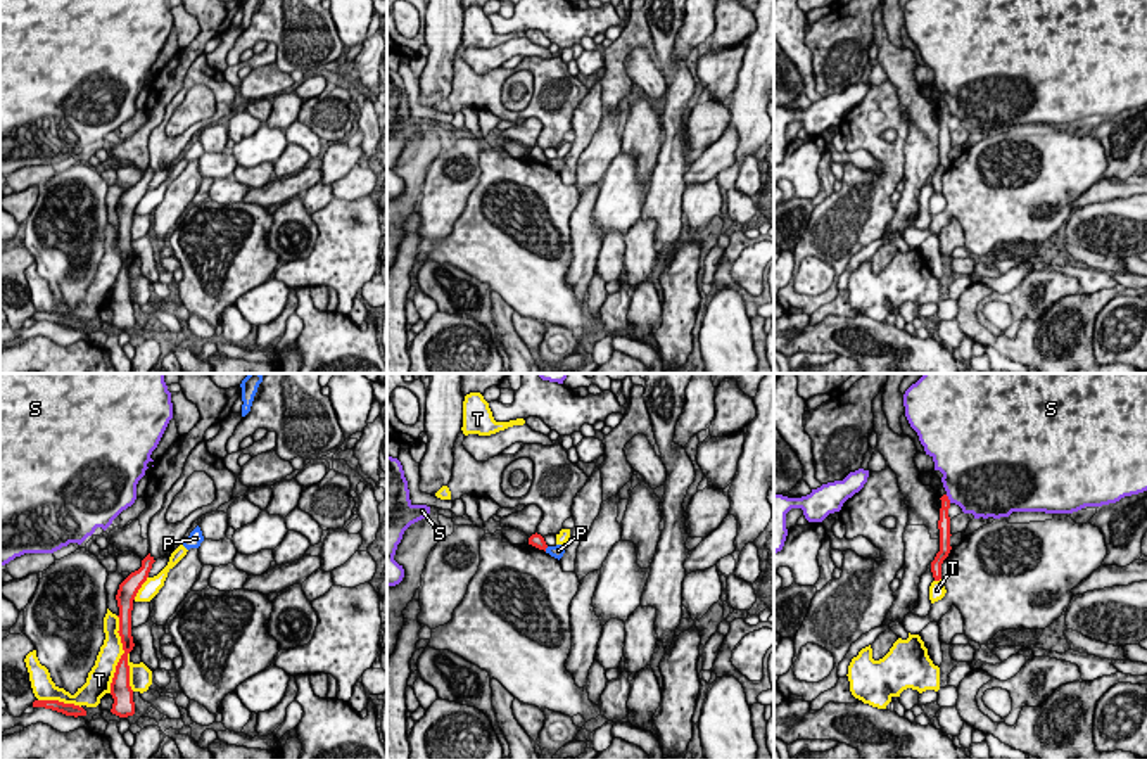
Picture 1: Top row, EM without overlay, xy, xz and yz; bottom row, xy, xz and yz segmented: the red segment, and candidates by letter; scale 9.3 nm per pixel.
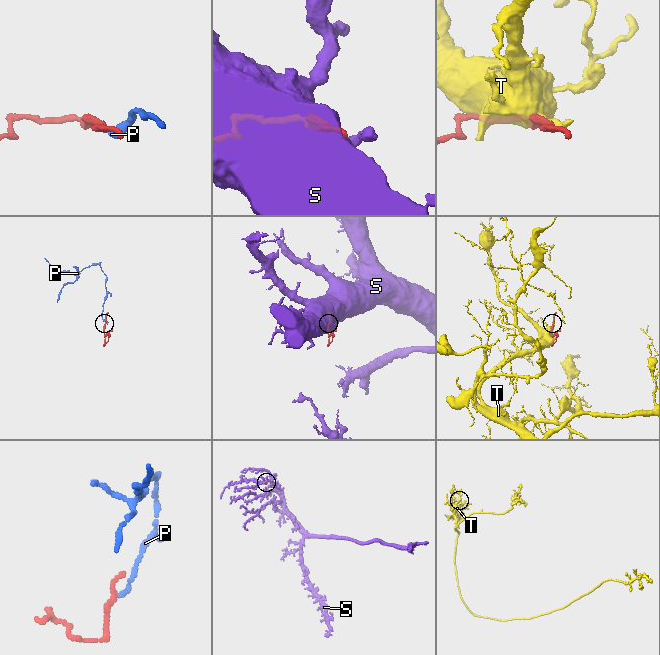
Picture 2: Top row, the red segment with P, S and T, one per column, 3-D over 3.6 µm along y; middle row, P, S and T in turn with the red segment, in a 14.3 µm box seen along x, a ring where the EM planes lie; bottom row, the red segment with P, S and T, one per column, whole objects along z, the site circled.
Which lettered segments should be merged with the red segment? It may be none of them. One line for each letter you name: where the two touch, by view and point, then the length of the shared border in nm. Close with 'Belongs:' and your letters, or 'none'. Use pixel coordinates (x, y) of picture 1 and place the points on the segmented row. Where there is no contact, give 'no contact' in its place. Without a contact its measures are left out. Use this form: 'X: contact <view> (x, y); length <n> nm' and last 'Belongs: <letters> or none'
P: contact xz (546, 547); length 60 nm
Belongs: P

